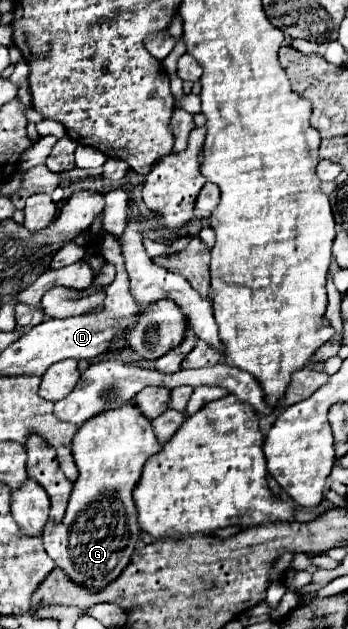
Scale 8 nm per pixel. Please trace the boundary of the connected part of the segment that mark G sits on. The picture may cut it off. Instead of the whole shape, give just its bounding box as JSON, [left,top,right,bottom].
[42,404,160,592]

